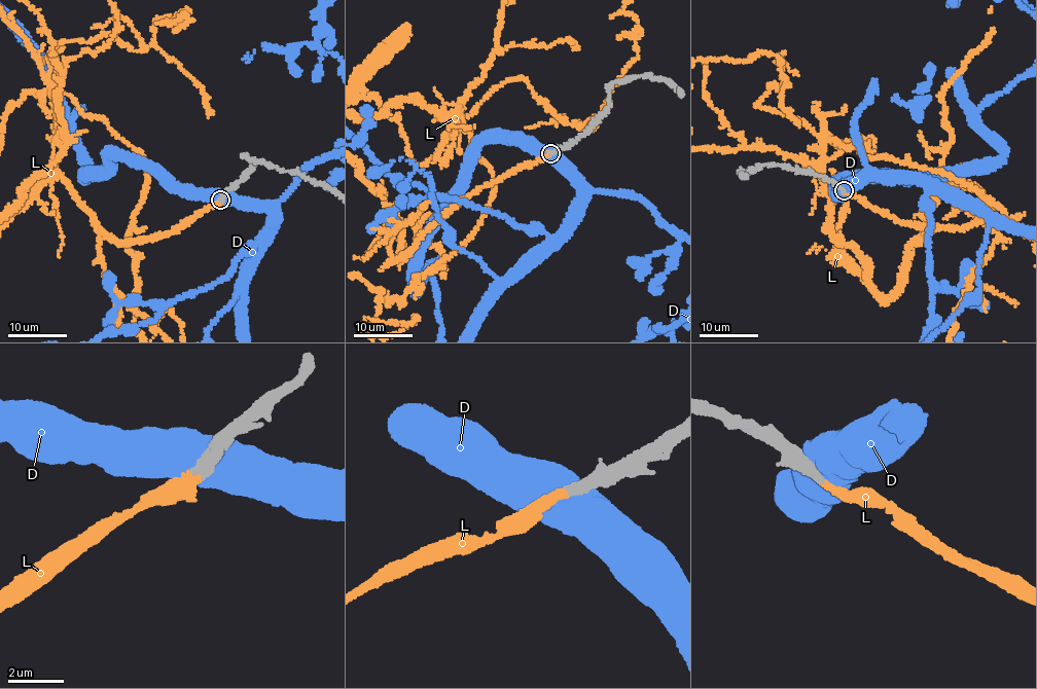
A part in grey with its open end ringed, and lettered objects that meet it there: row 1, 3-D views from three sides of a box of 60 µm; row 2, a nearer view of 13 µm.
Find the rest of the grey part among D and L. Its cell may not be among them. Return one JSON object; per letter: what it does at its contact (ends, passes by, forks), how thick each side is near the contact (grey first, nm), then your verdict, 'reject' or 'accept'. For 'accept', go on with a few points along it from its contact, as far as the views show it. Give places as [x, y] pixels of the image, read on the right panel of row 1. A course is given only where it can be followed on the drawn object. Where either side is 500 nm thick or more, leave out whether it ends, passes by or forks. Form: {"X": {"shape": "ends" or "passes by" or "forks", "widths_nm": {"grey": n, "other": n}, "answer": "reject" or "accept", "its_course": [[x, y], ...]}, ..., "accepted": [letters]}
{"D": {"widths_nm": {"grey": 550, "other": 750}, "answer": "reject"}, "L": {"shape": "ends", "widths_nm": {"grey": 400, "other": 360}, "answer": "accept"}, "accepted": ["L"]}

